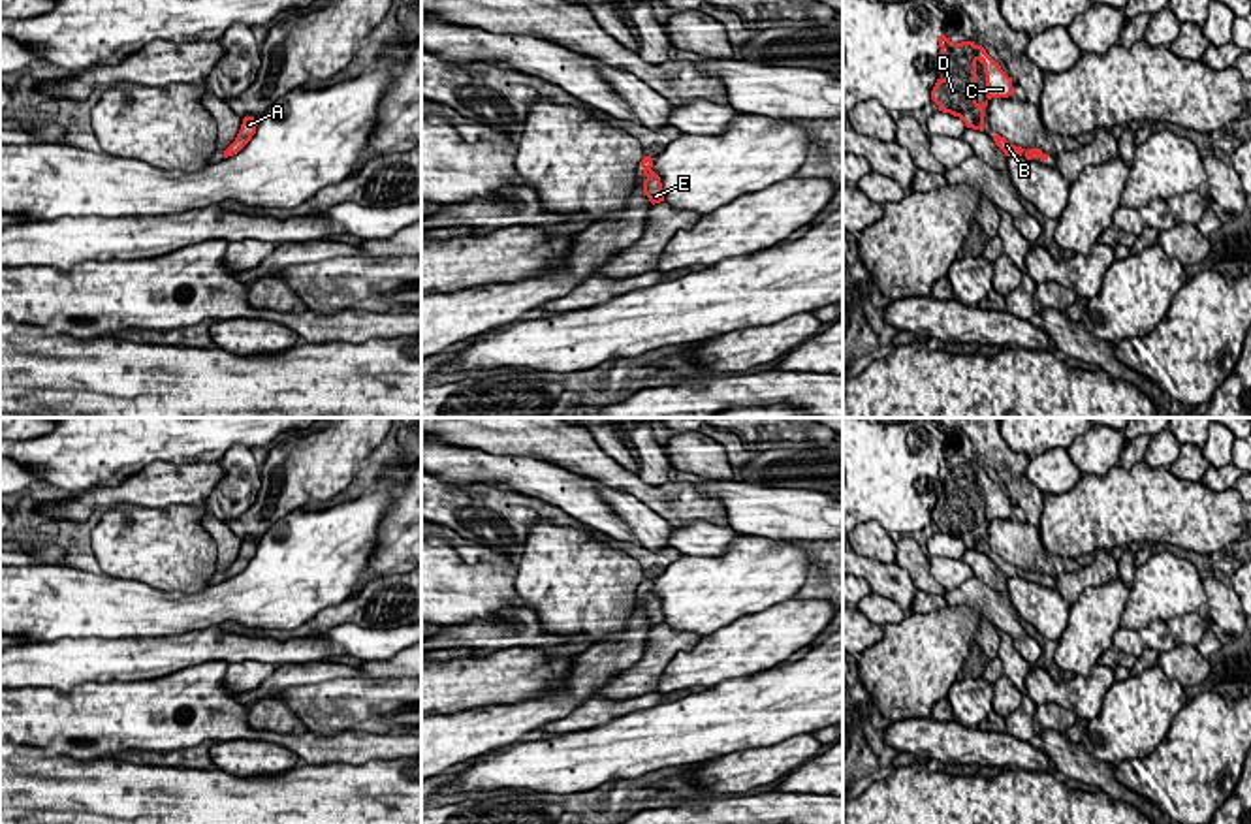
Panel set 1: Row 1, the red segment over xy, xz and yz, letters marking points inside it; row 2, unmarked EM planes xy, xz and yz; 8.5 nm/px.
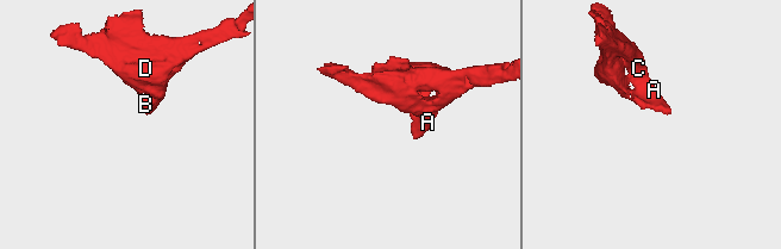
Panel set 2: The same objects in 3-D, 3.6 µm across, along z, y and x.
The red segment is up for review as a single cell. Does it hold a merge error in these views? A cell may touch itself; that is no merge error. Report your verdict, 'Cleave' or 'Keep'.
Keep

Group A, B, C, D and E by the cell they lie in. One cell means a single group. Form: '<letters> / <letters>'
A B C D E

